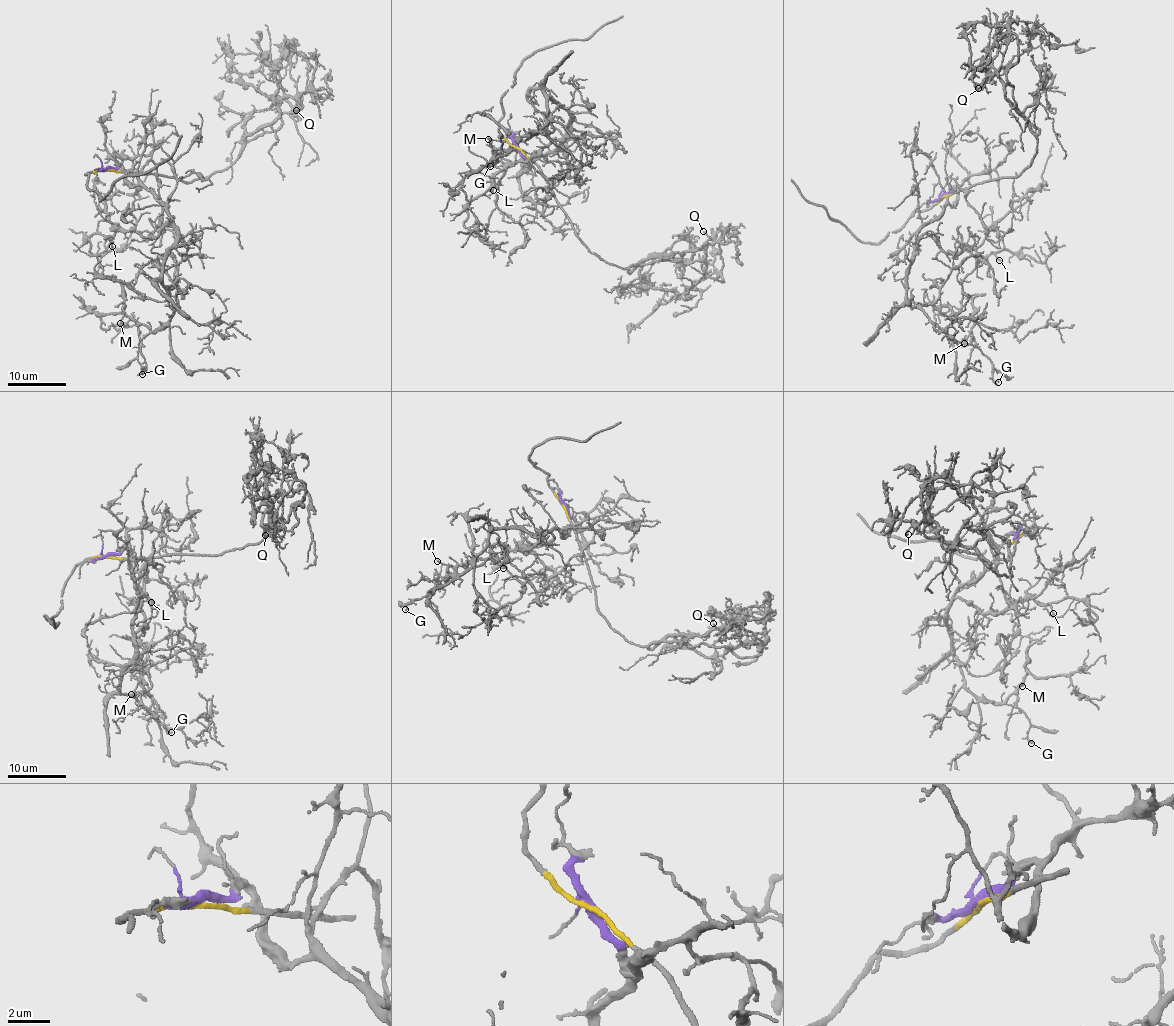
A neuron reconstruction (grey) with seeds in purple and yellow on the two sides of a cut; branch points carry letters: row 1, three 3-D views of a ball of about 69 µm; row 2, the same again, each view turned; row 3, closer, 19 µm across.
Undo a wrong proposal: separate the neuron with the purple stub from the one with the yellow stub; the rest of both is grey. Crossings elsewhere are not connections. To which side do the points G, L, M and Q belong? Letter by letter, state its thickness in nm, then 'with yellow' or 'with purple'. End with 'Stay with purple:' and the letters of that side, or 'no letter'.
G: calibre 120 nm; with purple
L: calibre 120 nm; with purple
M: calibre 120 nm; with purple
Q: calibre 110 nm; with yellow
Stay with purple: G, L, M

